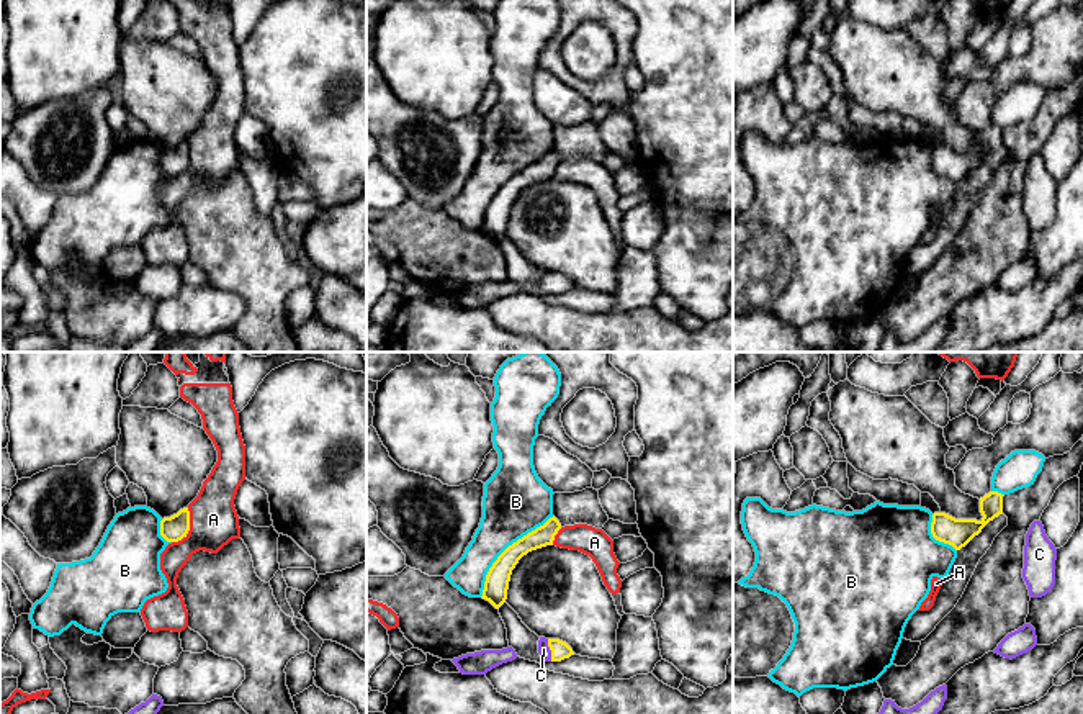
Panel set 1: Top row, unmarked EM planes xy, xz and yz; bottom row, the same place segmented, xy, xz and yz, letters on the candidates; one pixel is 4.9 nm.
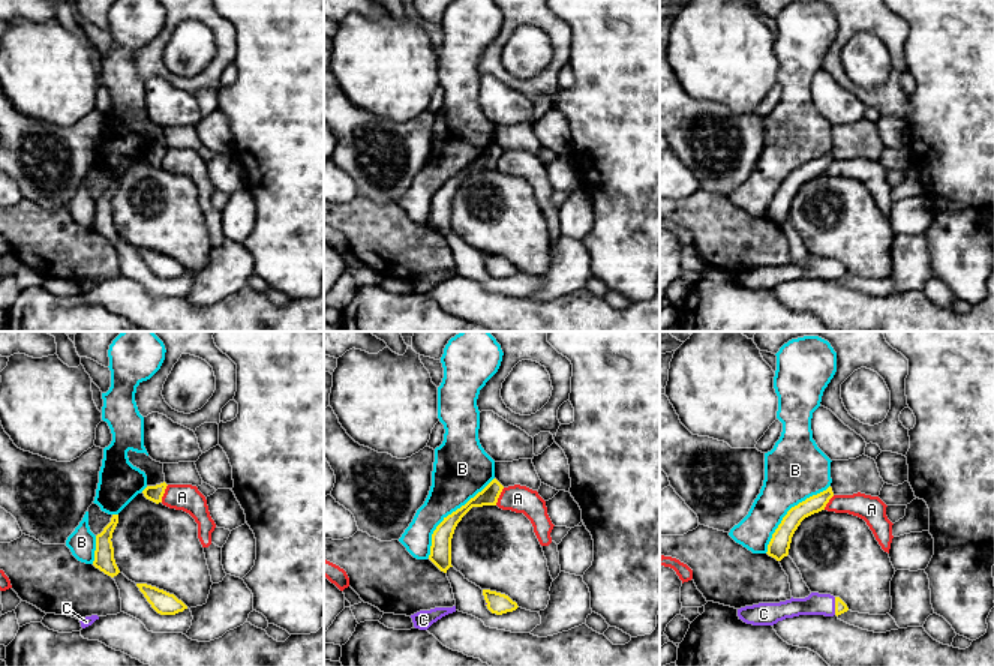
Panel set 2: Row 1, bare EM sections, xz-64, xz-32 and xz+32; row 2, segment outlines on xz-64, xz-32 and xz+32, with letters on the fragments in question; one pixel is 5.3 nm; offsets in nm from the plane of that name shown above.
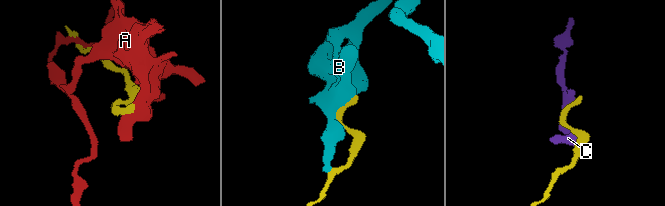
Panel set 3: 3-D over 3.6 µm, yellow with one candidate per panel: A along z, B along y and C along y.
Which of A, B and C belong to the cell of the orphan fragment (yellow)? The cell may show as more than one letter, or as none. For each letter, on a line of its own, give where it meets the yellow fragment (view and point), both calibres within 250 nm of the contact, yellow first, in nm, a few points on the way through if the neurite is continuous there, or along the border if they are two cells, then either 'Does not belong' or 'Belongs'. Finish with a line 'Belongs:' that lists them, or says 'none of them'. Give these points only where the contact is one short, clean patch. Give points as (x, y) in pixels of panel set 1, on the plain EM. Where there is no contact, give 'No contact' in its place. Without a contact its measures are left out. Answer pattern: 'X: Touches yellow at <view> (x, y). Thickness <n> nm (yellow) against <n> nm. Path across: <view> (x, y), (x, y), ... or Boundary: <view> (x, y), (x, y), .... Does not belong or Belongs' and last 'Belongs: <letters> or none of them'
A: Touches yellow at xy (188, 161). Thickness 120 nm (yellow) against 240 nm. Does not belong
B: Touches yellow at xz (506, 182). Thickness 120 nm (yellow) against 320 nm. Belongs
C: Touches yellow at xz (550, 282). Thickness 90 nm (yellow) against 60 nm. Boundary: xz (547, 272), (552, 293). Does not belong
Belongs: B

